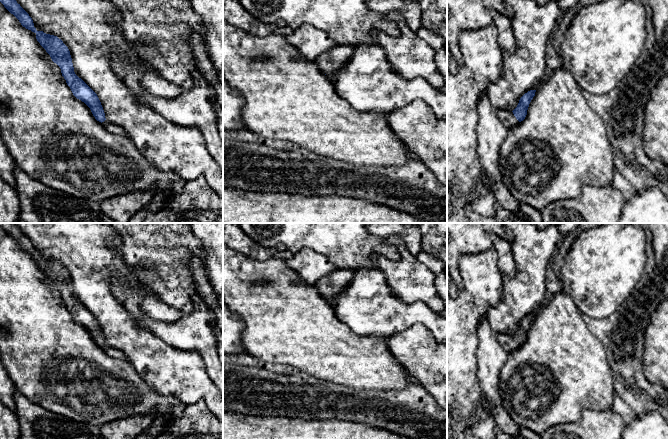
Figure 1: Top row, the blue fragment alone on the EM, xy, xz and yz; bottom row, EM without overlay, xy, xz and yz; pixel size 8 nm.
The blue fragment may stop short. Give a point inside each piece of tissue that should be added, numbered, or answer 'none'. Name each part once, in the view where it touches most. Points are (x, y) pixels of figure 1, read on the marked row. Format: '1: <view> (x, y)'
1: yz (507, 117)

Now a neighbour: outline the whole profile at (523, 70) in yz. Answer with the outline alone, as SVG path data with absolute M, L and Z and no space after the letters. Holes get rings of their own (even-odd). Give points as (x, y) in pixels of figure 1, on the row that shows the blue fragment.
M505 0L514 11L511 19L513 27L513 34L515 40L515 50L511 53L503 51L503 72L497 80L488 84L486 94L489 97L491 104L497 109L505 109L513 111L520 98L530 90L536 90L538 86L544 81L544 74L546 69L546 49L547 42L551 37L557 25L557 19L561 13L557 1L550 1L545 5L539 5L534 0Z

